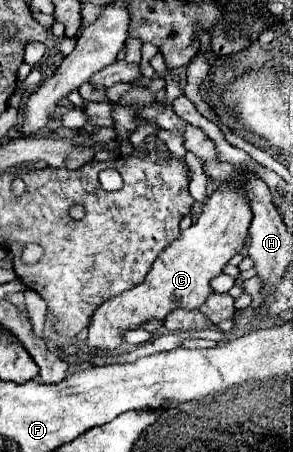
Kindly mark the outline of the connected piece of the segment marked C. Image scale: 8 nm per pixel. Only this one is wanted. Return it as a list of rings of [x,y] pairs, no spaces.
[[[238,182],[220,184],[206,198],[196,222],[188,230],[182,230],[180,236],[158,254],[146,280],[136,288],[110,298],[94,312],[94,320],[88,326],[88,346],[114,354],[124,342],[122,332],[142,328],[150,320],[164,320],[174,308],[200,308],[208,294],[212,294],[210,280],[218,276],[224,264],[244,248],[250,220],[252,212],[244,188]]]

